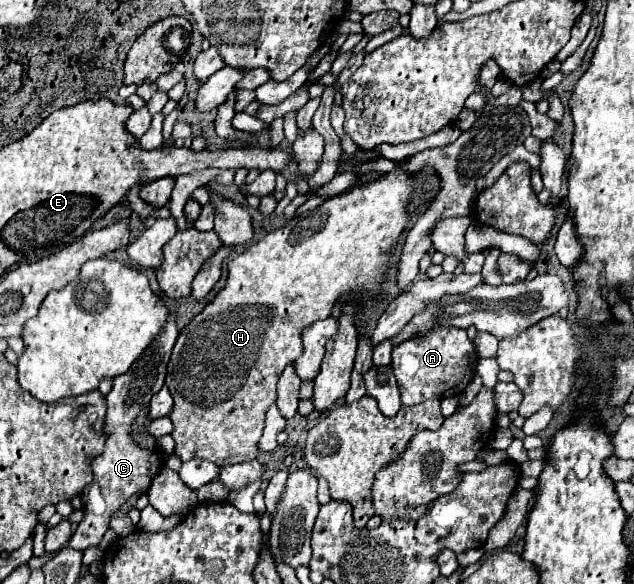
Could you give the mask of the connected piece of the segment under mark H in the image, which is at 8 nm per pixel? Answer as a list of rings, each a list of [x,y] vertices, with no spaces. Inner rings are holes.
[[[396,168],[380,180],[358,184],[346,194],[332,196],[308,214],[294,216],[284,228],[274,230],[228,262],[228,278],[224,288],[180,330],[168,362],[166,388],[174,398],[174,408],[168,418],[174,424],[174,454],[182,462],[206,458],[224,468],[230,464],[256,460],[260,454],[256,444],[264,430],[266,408],[276,402],[276,378],[284,366],[298,358],[302,350],[300,334],[304,326],[328,318],[340,298],[374,292],[382,286],[390,252],[408,222],[406,206],[414,186],[414,178],[406,170]],[[262,310],[266,314],[264,330]]]

